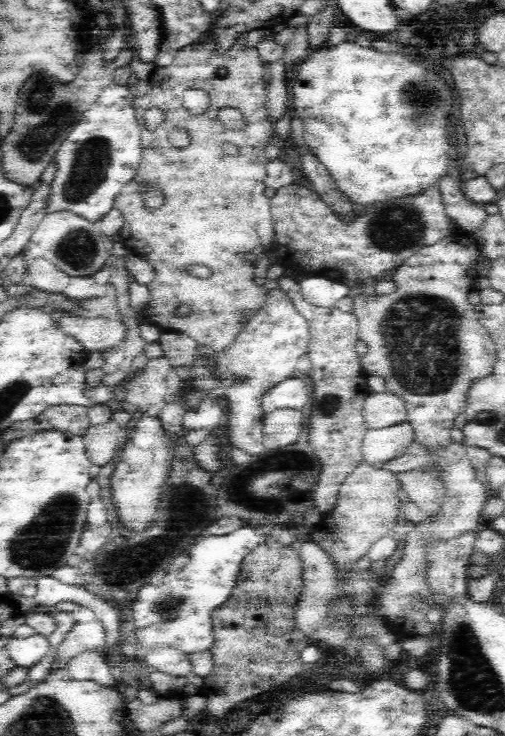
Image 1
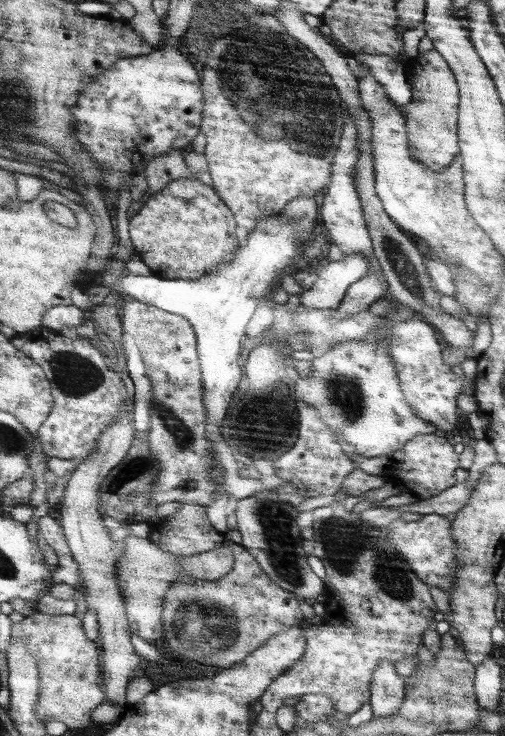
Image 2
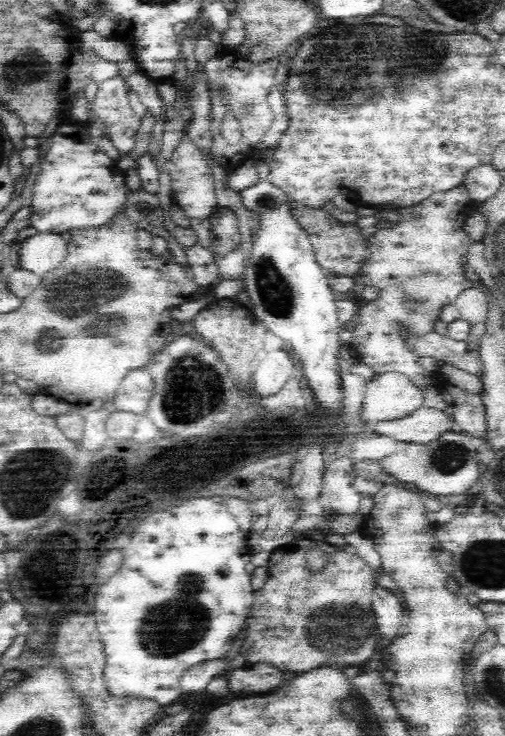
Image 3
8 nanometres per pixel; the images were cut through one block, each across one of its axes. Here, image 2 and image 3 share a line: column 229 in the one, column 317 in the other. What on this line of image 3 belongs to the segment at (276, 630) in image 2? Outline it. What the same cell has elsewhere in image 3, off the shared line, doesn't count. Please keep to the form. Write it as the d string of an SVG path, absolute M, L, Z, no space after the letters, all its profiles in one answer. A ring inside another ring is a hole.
M300 538L272 552L268 568L270 568L270 578L264 584L264 588L254 594L252 614L246 620L246 626L248 626L246 638L240 648L240 656L248 662L248 666L266 662L276 666L282 672L306 674L322 666L356 668L372 658L378 658L382 640L380 640L376 614L372 608L372 594L374 594L374 582L376 582L374 570L358 556L356 550L342 552L328 542ZM314 548L326 550L330 554L328 566L318 574L308 572L304 566L304 554Z

